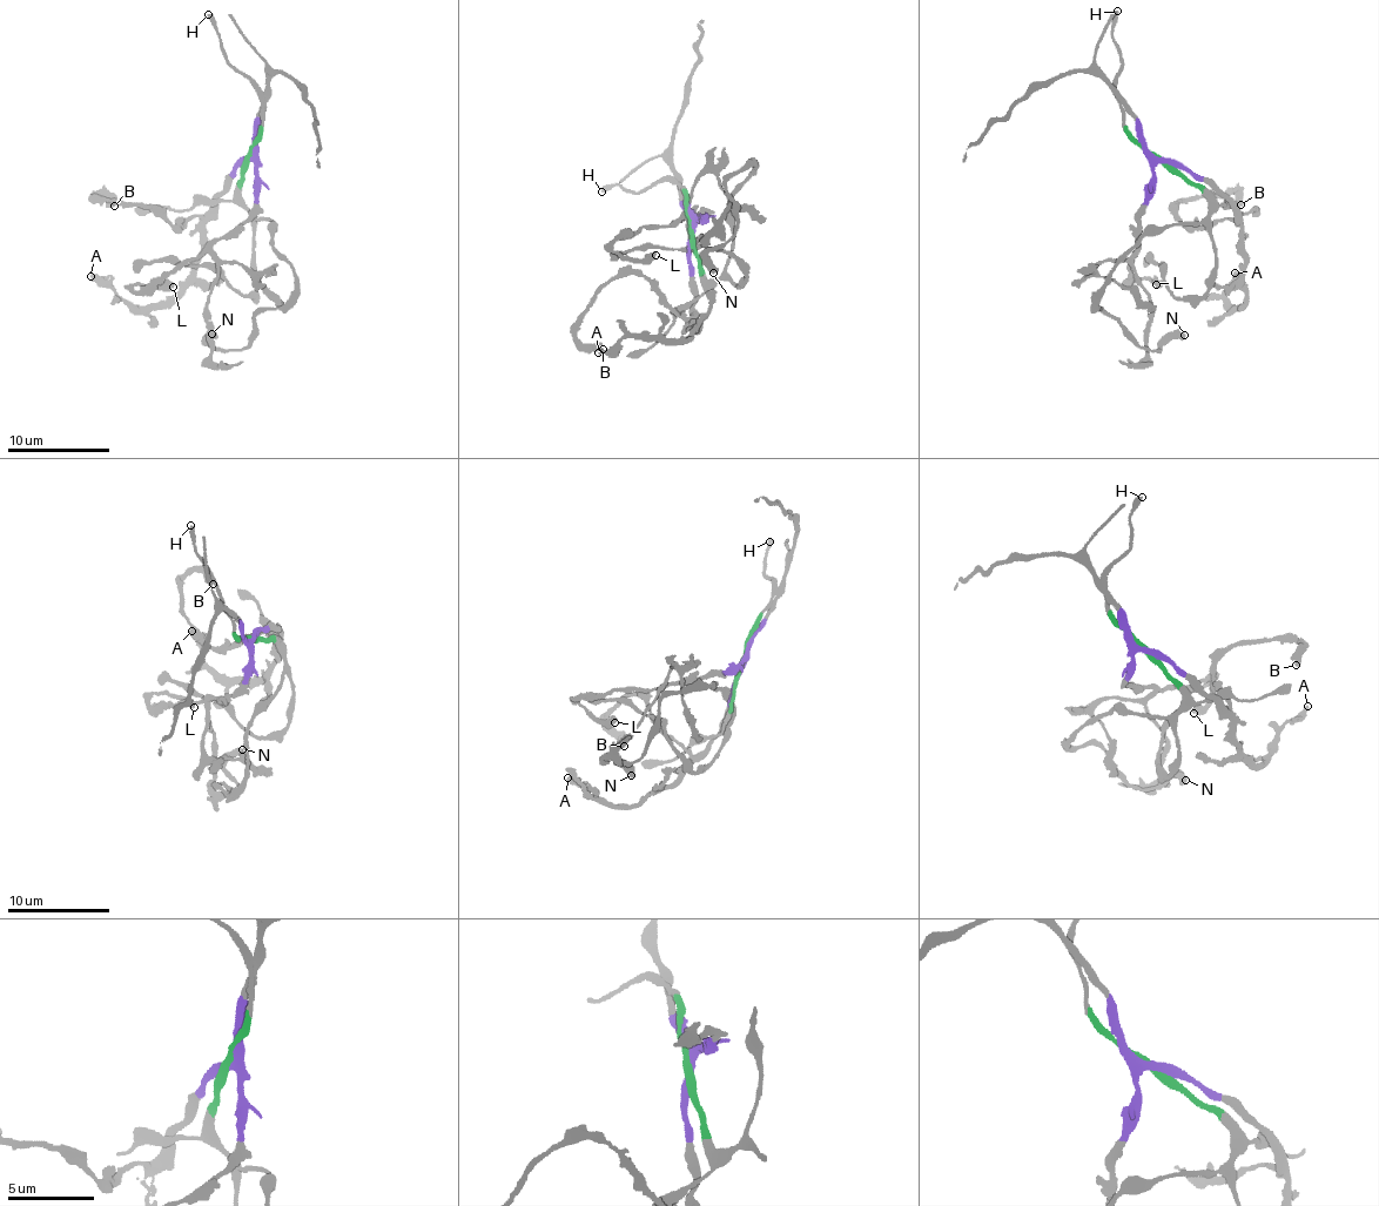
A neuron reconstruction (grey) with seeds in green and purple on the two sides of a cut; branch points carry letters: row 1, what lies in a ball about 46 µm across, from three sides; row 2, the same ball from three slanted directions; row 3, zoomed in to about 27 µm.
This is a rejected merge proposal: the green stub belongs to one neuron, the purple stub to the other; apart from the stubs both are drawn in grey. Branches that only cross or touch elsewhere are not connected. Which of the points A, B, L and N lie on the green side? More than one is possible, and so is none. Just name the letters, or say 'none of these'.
N

